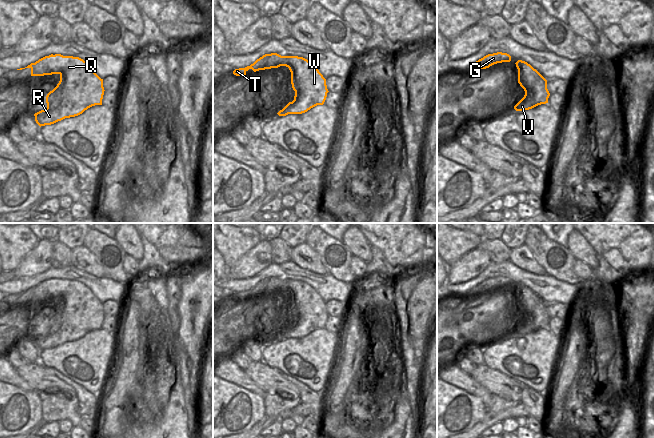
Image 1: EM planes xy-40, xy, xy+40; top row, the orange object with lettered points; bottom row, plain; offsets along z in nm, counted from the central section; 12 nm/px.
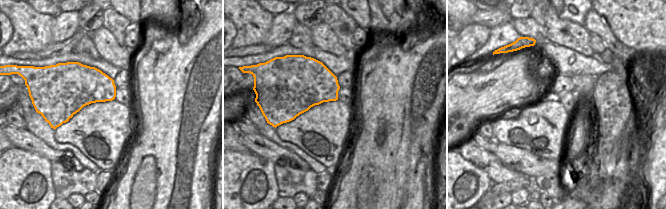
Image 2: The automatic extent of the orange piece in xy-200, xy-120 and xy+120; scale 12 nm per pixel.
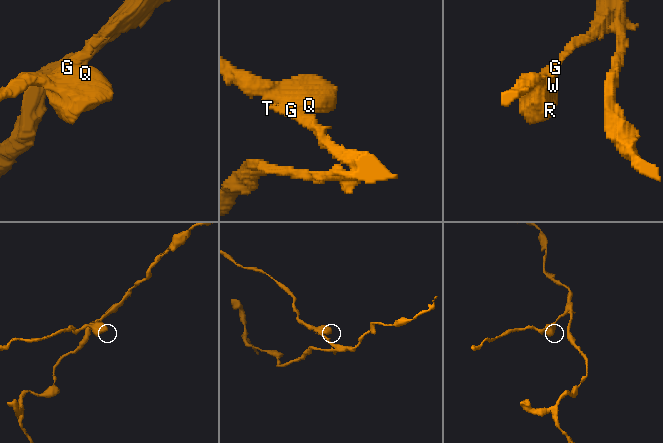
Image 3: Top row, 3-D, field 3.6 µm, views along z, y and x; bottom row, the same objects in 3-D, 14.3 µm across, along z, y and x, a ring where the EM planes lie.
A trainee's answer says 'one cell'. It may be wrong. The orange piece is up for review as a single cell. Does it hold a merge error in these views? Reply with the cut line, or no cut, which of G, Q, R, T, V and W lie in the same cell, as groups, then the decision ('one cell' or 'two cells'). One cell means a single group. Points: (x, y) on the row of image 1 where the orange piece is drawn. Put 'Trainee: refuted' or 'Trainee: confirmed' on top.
Trainee: refuted
cut in xy along (271, 54), (265, 68); G T / Q R V W; two cells

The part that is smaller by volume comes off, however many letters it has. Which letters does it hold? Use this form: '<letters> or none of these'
Q, R, V, W

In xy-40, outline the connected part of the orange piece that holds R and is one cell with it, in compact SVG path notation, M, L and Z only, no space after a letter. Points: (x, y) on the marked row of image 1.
M51 54L35 62L31 76L59 74L60 81L46 96L47 108L34 114L41 127L82 114L88 108L102 105L104 95L101 79L79 57Z

